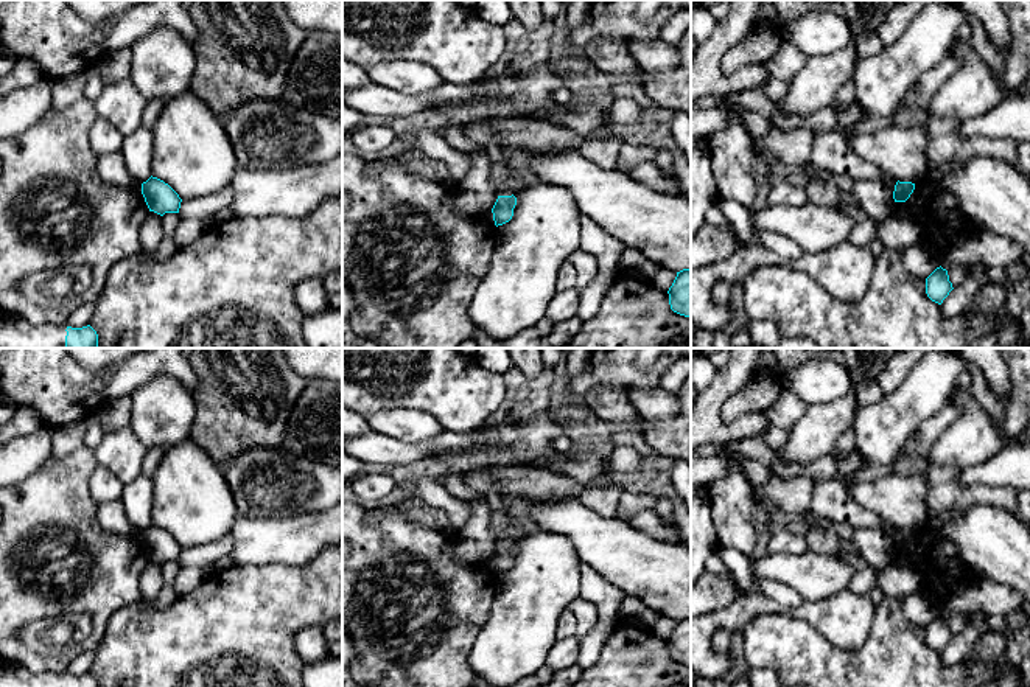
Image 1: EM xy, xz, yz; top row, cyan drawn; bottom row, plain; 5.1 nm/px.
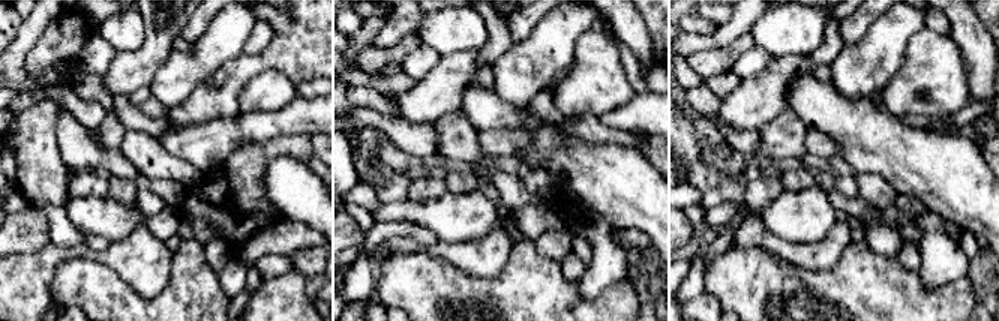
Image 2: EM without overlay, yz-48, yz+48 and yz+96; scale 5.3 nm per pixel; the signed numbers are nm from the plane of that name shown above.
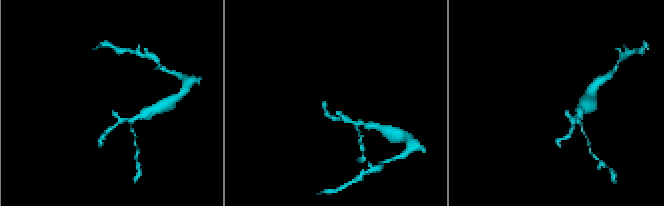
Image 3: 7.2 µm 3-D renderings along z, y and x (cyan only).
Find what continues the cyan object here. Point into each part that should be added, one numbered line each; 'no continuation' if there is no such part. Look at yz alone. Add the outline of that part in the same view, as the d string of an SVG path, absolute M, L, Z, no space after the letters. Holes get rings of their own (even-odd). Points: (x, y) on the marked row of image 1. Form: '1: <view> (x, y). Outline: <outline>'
no continuation

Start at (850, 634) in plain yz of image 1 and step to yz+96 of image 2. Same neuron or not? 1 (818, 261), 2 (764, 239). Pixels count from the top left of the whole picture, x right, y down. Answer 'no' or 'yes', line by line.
1: yes
2: yes

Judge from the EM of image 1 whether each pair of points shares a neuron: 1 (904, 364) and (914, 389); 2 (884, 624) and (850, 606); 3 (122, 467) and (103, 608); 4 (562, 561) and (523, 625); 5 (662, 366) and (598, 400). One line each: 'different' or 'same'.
1: different
2: different
3: different
4: same
5: different

